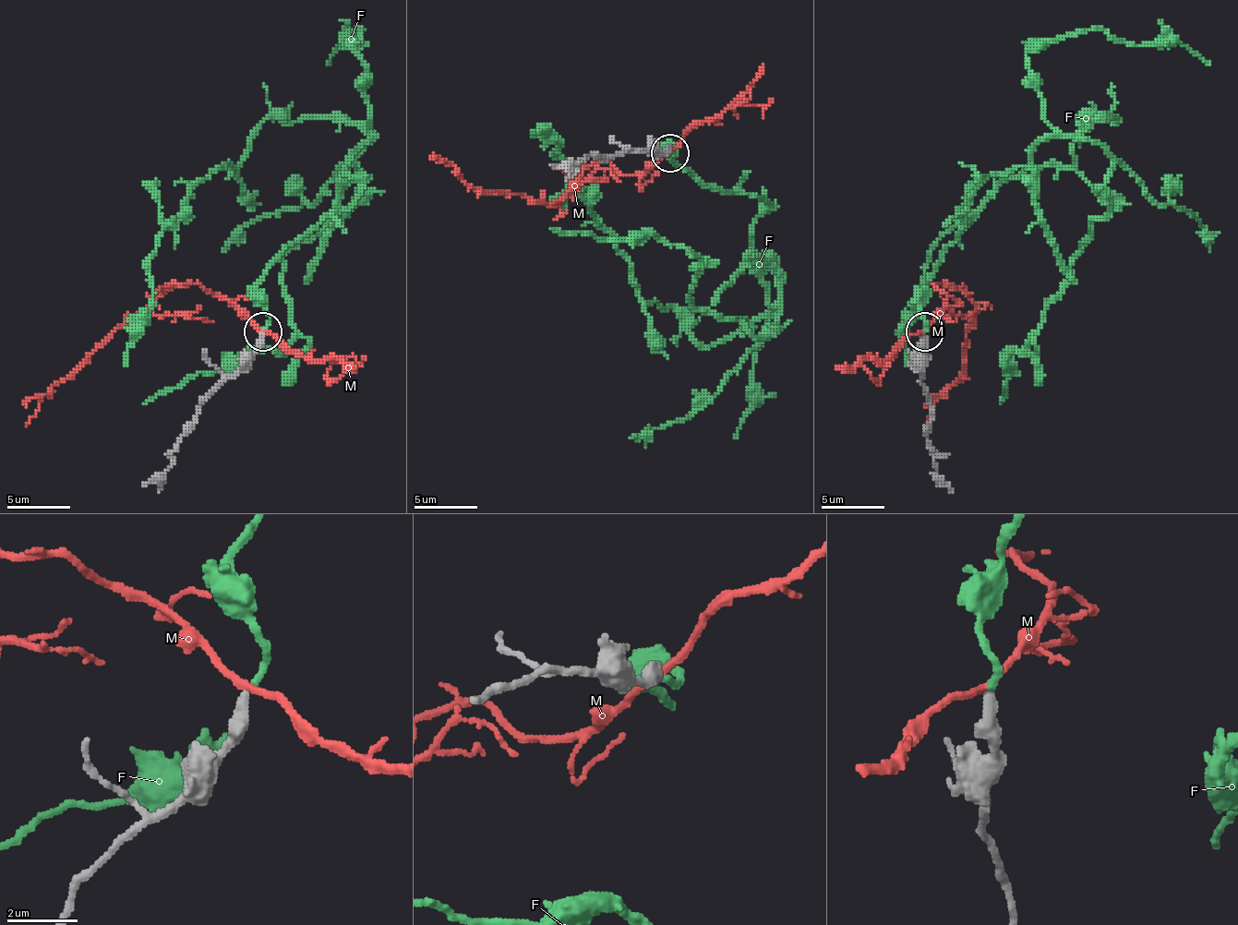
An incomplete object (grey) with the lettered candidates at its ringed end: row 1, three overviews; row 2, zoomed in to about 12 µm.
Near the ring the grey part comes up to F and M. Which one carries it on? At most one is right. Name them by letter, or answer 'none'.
F

